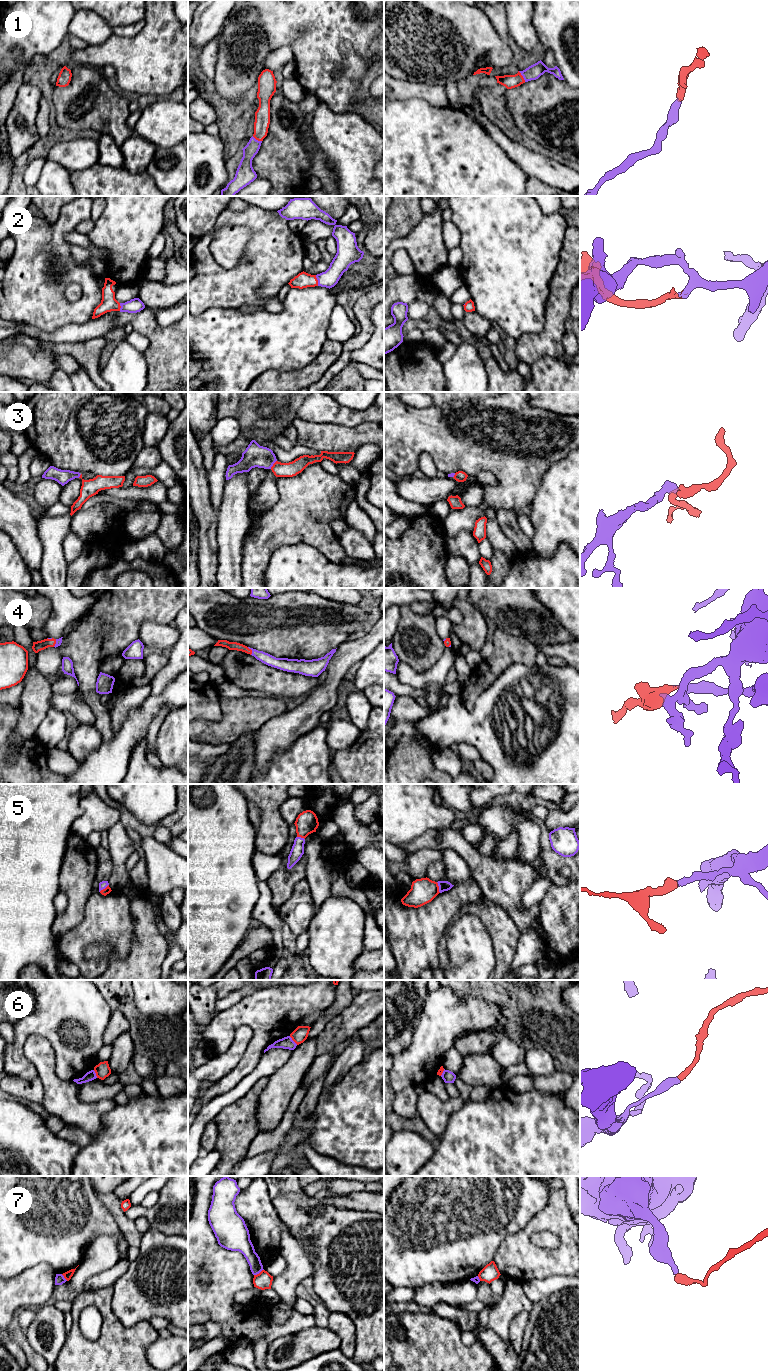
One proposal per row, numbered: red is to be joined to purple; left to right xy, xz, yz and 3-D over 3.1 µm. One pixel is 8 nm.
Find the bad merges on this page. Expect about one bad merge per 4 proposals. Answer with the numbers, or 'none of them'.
6, 7

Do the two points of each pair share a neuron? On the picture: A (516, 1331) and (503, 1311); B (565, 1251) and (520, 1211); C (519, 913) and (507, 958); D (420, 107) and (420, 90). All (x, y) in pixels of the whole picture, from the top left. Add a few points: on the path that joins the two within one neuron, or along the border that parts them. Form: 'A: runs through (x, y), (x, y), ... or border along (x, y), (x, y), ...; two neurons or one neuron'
A: border along (527, 1310), (519, 1312), (510, 1323), (508, 1340); two neurons
B: border along (546, 1203), (522, 1228), (511, 1234); two neurons
C: border along (501, 907), (521, 933); two neurons
D: border along (396, 99), (422, 98), (432, 105), (442, 108); two neurons

